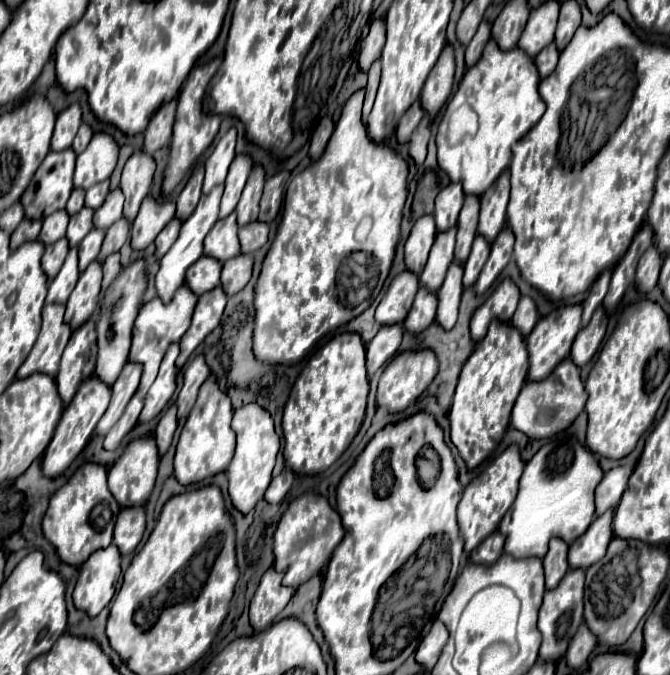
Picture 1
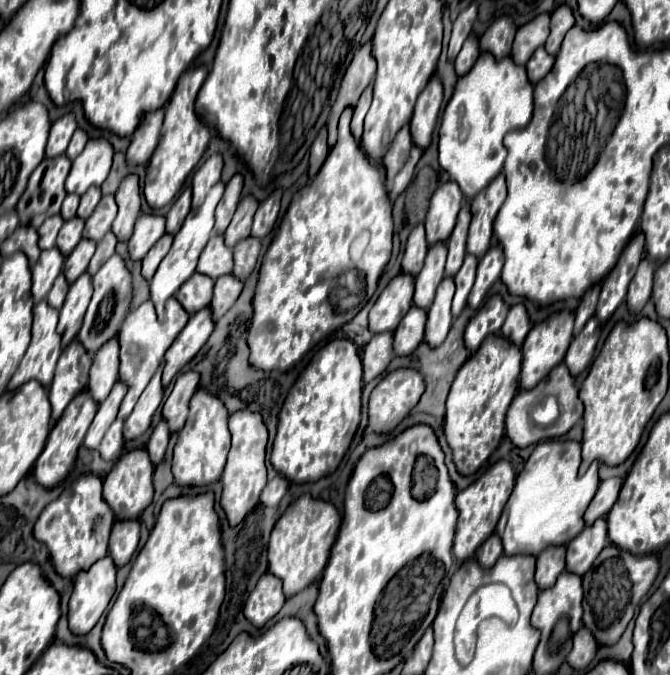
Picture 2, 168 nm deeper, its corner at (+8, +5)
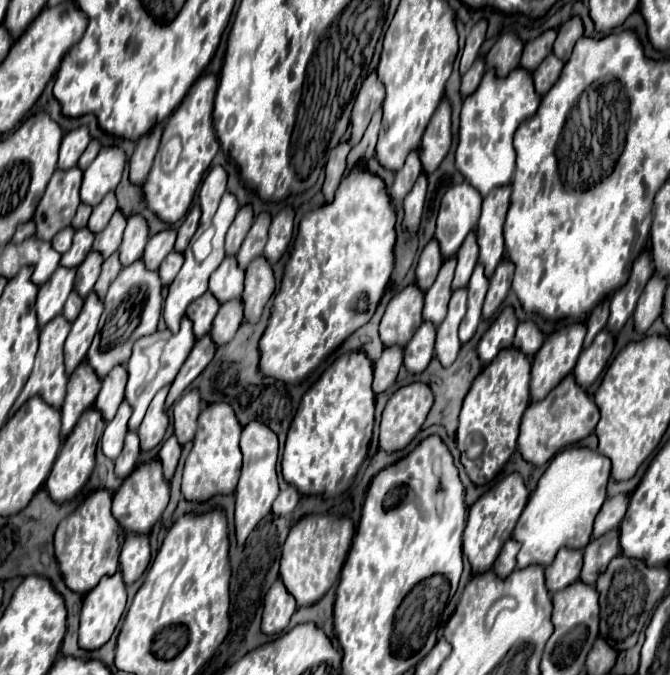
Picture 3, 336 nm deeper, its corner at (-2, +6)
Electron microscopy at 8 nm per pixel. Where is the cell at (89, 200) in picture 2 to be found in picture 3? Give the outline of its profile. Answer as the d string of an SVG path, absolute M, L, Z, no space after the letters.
M110 192L110 194L106 194L106 198L104 198L98 206L94 206L92 216L90 216L90 222L88 222L88 230L94 232L94 234L102 232L102 230L108 226L110 218L112 218L112 214L114 214L116 210L118 210L116 196L114 196L114 192Z

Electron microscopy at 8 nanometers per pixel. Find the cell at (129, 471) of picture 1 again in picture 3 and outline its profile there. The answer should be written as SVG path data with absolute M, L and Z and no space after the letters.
M158 460L140 464L130 478L126 478L120 486L120 490L114 492L112 498L112 514L118 520L118 524L132 534L150 534L152 526L160 520L162 512L166 510L170 500L170 484L162 476L162 466Z

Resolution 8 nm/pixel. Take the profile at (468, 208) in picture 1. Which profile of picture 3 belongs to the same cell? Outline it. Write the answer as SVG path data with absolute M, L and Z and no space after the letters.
M470 232L466 236L462 248L456 254L456 260L458 260L458 266L456 266L456 276L452 280L452 290L468 286L468 280L474 272L476 262L478 262L478 244L476 244L476 234L474 232Z

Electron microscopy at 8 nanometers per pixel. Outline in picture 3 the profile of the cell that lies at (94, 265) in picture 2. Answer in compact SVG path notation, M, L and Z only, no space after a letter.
M112 254L108 260L104 260L104 264L102 264L102 274L100 274L100 278L98 278L96 286L94 286L94 292L98 294L100 300L104 300L110 282L114 282L114 278L120 274L120 270L122 270L122 264L120 264L120 260L118 260L118 254Z

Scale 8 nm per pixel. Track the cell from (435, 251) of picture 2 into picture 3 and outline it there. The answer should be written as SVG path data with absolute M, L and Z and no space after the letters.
M448 258L442 264L442 270L436 278L436 282L432 284L432 288L426 292L426 300L424 300L424 320L432 322L434 326L440 326L446 318L446 310L448 310L448 302L452 296L452 276L454 276L454 268L456 268L456 258Z

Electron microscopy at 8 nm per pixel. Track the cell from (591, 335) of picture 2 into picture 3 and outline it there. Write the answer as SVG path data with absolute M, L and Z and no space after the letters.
M602 330L594 338L592 346L580 354L578 366L574 366L574 378L578 386L588 388L598 380L598 376L604 372L612 356L612 350L614 350L614 336L608 330Z

